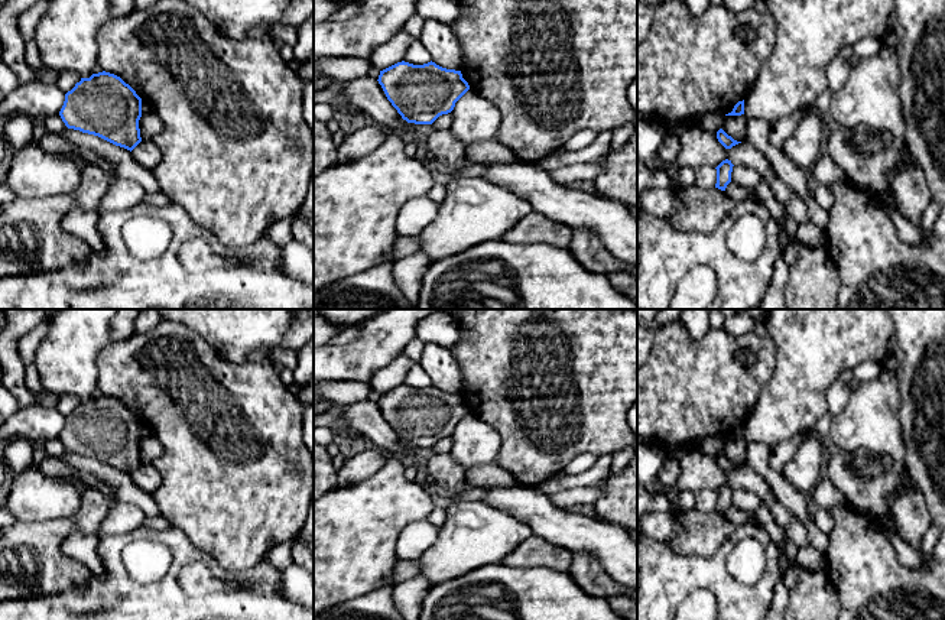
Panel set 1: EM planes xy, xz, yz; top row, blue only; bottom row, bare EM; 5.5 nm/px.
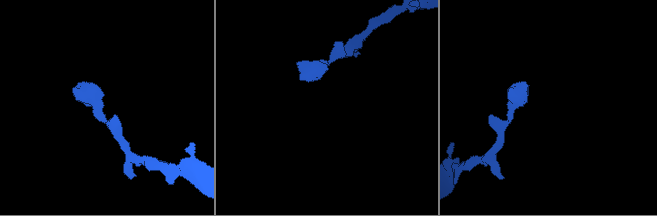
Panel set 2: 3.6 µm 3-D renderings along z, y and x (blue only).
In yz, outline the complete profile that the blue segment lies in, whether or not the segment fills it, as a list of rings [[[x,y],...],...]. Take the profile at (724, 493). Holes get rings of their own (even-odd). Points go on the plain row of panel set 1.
[[[725,483],[715,491],[717,493],[715,512],[725,514],[727,509],[731,506],[733,490],[734,488],[731,487],[731,484]]]

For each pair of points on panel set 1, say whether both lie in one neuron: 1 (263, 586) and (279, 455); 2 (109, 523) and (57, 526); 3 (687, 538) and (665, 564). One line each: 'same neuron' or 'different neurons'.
1: different neurons
2: different neurons
3: different neurons

